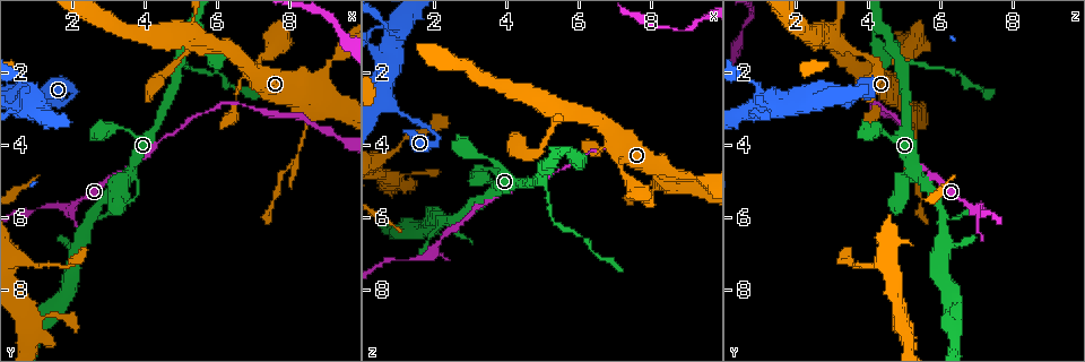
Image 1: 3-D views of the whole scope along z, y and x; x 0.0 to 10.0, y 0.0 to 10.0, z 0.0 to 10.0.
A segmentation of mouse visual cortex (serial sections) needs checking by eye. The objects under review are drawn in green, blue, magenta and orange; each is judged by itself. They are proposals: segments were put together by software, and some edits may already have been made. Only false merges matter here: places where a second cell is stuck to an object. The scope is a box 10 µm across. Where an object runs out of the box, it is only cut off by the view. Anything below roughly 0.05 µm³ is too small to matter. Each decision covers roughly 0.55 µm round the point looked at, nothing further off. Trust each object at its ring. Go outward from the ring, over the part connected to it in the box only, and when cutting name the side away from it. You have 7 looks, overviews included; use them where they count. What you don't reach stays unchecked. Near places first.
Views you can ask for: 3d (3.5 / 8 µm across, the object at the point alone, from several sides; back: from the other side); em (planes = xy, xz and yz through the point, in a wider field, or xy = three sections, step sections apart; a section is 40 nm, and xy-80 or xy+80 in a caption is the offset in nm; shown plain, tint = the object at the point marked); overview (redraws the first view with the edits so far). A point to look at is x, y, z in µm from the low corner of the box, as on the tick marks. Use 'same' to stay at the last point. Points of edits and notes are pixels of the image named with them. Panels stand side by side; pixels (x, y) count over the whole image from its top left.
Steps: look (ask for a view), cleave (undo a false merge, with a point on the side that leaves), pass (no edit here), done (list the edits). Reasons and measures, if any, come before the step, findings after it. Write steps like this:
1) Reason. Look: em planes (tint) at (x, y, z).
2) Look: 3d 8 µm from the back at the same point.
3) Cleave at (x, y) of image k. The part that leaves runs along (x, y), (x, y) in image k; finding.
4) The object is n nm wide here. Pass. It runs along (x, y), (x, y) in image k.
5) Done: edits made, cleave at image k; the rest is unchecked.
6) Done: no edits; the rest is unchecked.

Two arms in line, one across. Look: 3d 3.5 µm at (4.90, 1.85, 5.05).

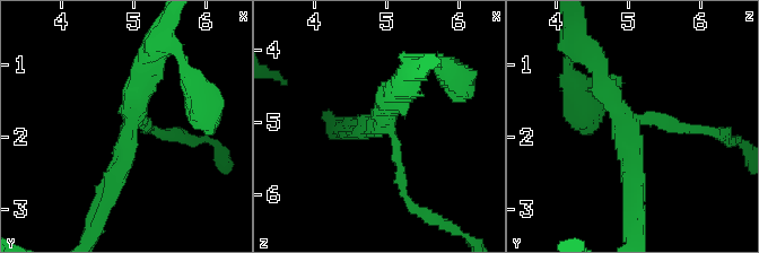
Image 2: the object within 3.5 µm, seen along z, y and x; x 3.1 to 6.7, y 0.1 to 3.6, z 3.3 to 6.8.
Look: em xy step 2 (tint) at (4.95, 1.85, 5.05).

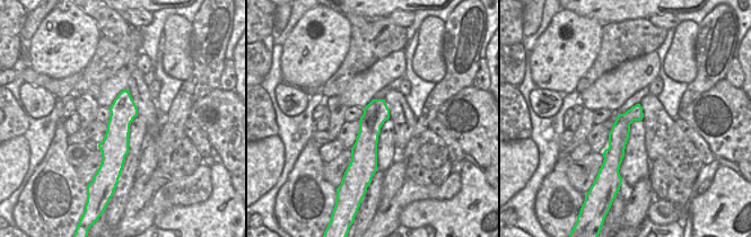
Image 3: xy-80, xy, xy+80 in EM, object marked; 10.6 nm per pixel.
The arms are 150, 300, 300 nm wide. Pass. It runs along (106, 199), (124, 160), (145, 63) in image 2; one cell here.

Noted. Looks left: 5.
Sudden change in width. Look: 3d 3.5 µm at (8.45, 3.30, 5.30).

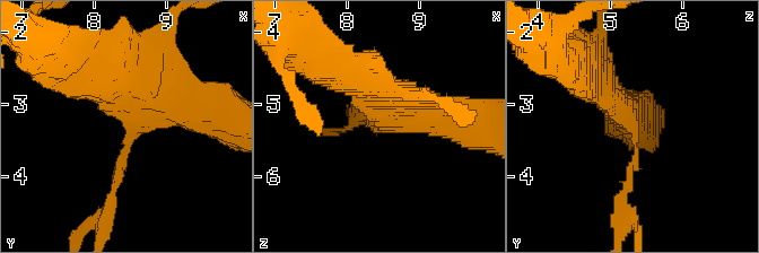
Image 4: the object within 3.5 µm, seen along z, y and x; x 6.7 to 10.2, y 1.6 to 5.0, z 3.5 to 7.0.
The arms are 150, 450 nm wide; need the tissue. Look: em xy step 3 (plain) at (8.55, 3.35, 5.30).

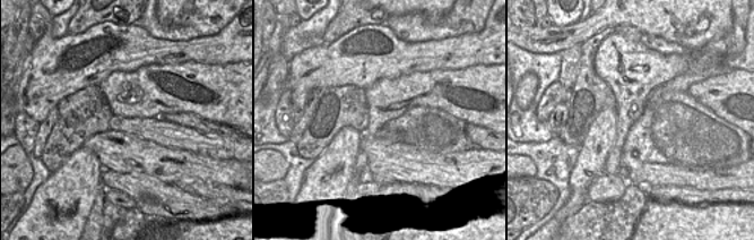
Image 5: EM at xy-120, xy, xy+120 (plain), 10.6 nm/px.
With the object marked. Look: em xy step 3 (tint) at the same point.

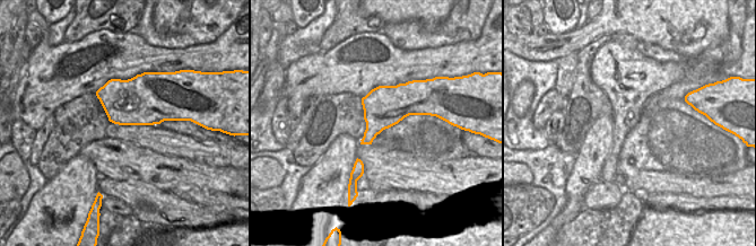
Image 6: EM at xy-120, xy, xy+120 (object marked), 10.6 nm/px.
Pass. It runs along (586, 73), (635, 132), (624, 194) in image 4; continuous, no second cell.

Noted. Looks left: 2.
Thick turns thin. Look: em planes (tint) at (0.90, 3.00, 0.85).

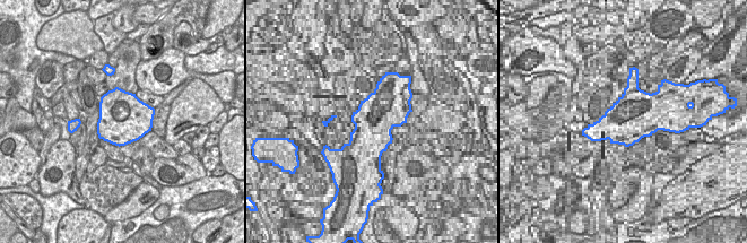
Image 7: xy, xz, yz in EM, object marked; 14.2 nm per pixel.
Look: 3d 3.5 µm at the same point.

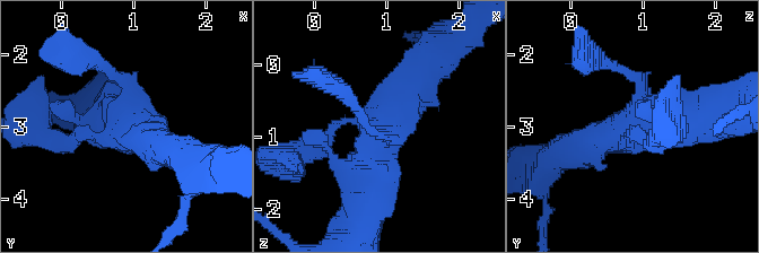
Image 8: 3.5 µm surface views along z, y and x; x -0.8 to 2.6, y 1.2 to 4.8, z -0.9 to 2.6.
Pass. It runs along (364, 204), (375, 141), (409, 84) in image 8; one cell here.

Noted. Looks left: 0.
Done: no edits; the rest is unchecked.

